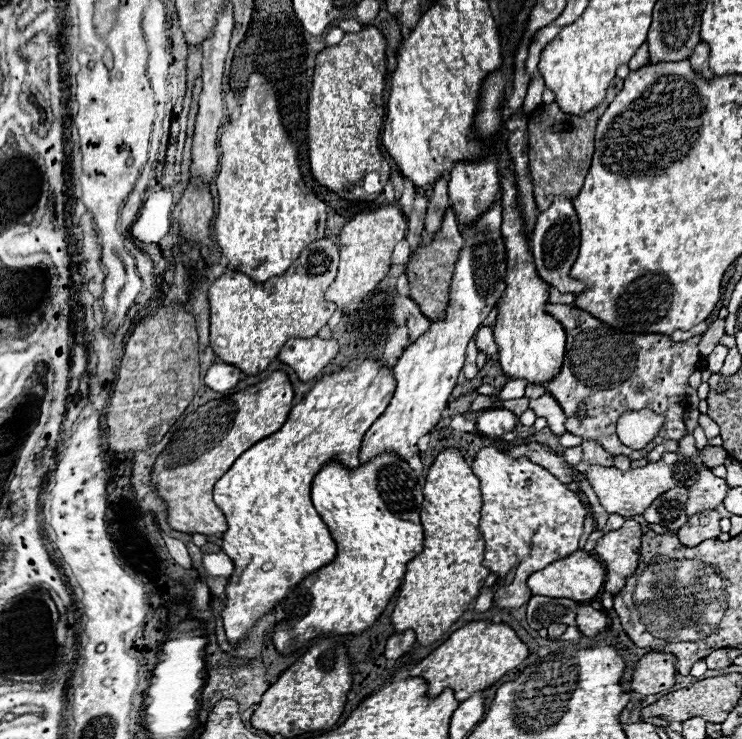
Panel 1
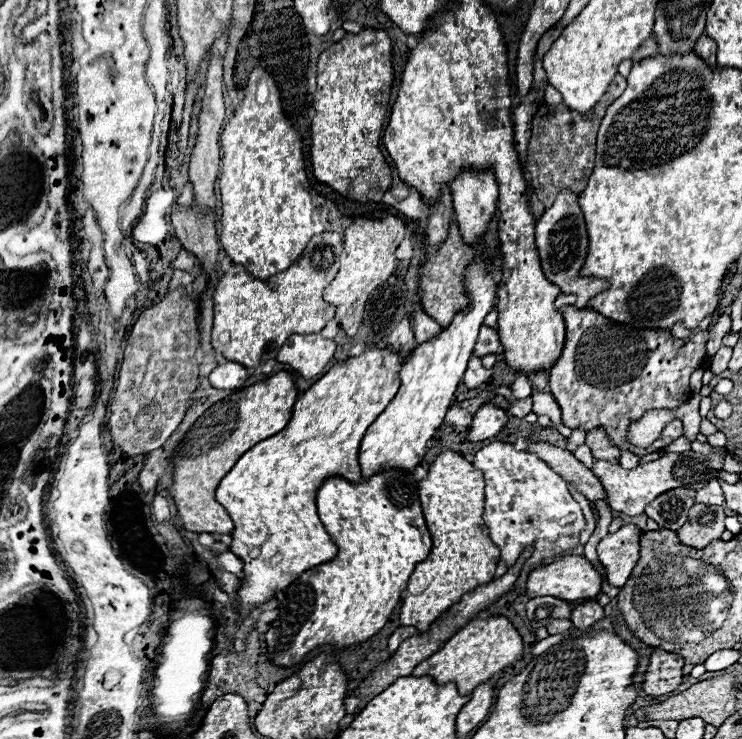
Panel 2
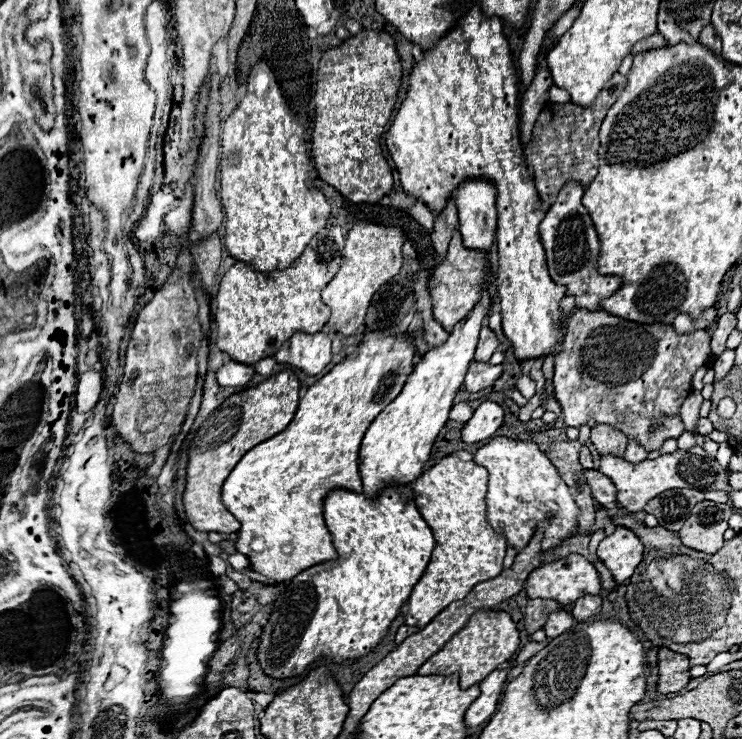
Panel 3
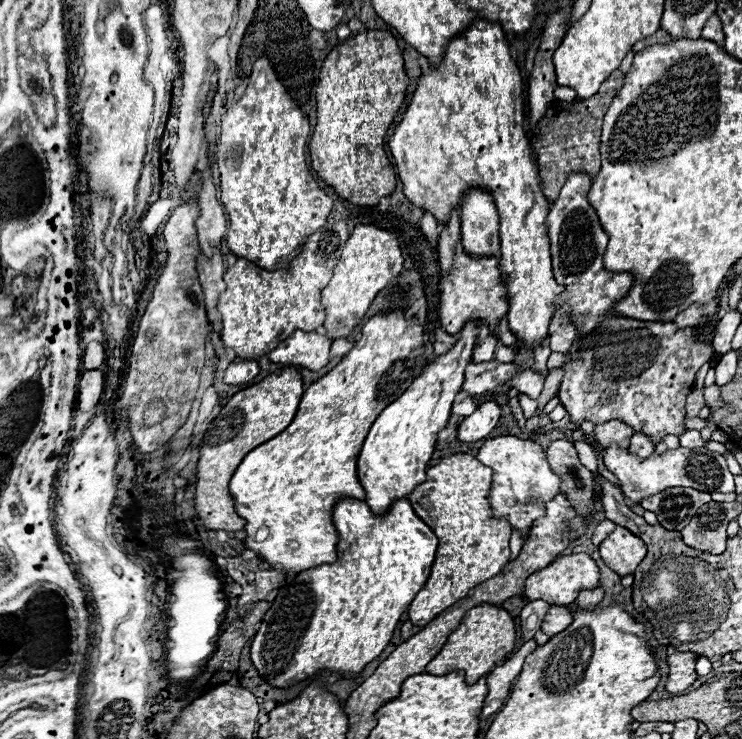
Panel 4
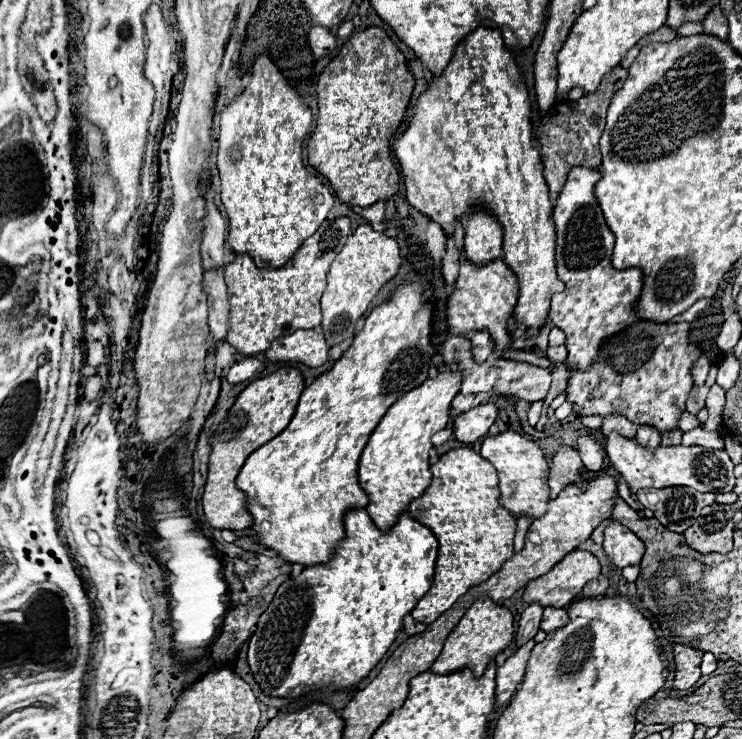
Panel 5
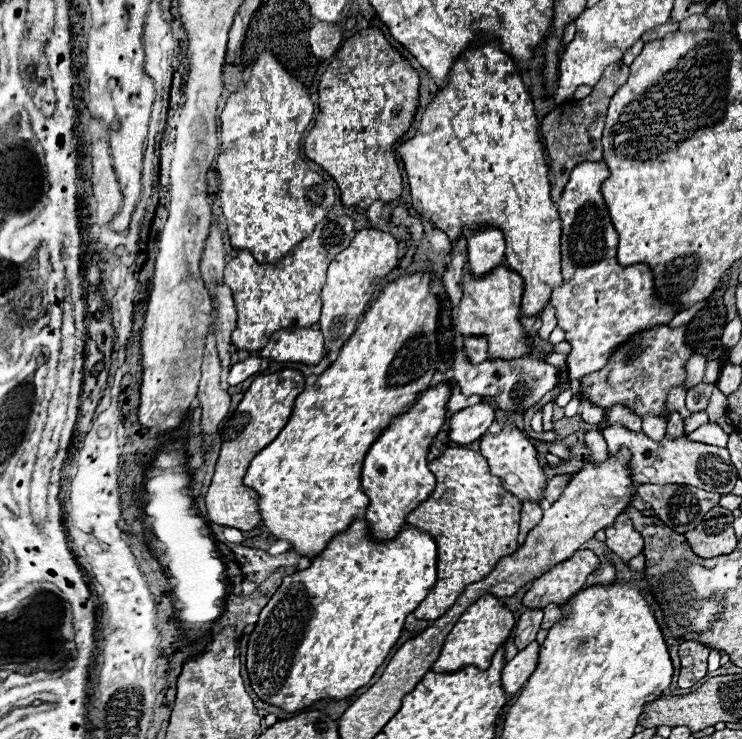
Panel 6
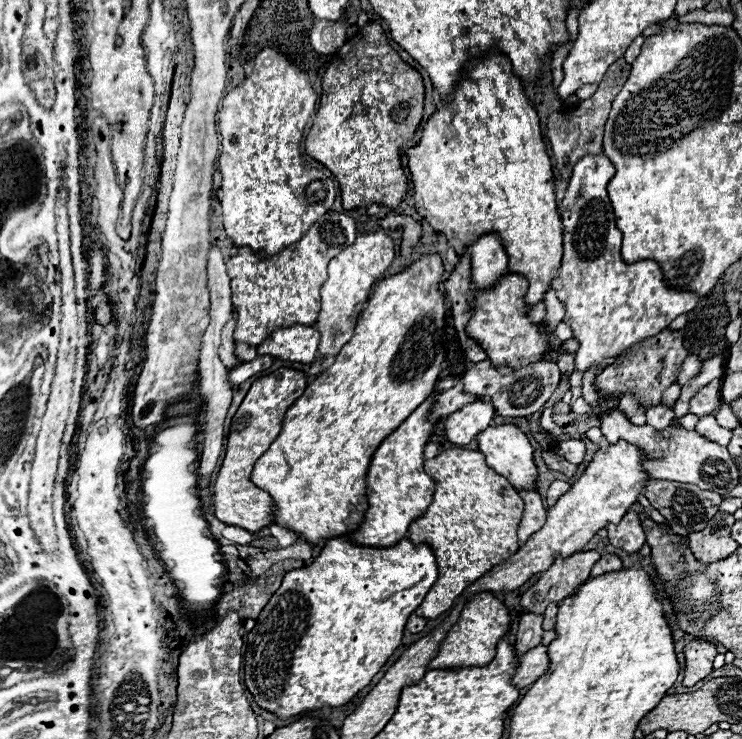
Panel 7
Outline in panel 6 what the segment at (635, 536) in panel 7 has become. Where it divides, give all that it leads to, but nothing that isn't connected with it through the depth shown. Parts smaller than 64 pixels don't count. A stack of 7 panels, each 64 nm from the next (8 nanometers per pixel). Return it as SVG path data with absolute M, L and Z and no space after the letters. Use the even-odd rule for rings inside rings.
M620 514L616 524L610 524L604 528L606 530L606 546L622 560L622 562L630 562L632 558L642 554L644 548L644 540L640 534L634 532L628 516Z

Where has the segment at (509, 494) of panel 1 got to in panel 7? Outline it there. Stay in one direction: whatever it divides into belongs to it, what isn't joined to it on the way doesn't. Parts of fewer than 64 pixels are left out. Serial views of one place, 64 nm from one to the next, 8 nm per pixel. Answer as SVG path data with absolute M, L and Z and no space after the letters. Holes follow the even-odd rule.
M502 424L502 426L488 426L478 436L478 446L482 454L486 456L486 464L496 470L500 476L504 476L512 488L516 490L536 490L538 484L538 470L534 464L534 448L530 446L530 440L526 434L514 426L514 424Z

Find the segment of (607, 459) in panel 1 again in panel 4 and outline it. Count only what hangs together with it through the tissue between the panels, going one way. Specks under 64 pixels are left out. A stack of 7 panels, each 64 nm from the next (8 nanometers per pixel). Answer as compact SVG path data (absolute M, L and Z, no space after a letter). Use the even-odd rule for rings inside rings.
M612 420L612 422L606 422L606 424L600 424L594 428L594 442L606 450L610 448L612 444L620 446L620 448L628 448L628 440L632 438L632 430L626 428L626 424L620 424L618 420Z

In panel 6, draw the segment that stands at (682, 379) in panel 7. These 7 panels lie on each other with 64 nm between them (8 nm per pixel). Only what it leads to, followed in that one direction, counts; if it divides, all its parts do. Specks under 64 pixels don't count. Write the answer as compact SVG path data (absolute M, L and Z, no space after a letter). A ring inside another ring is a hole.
M694 354L694 358L686 364L686 386L694 388L696 384L702 382L706 372L706 358L700 354Z

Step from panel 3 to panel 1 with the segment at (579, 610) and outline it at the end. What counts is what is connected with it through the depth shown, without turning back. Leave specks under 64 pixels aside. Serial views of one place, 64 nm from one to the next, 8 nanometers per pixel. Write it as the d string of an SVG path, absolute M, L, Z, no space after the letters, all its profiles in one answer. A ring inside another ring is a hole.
M582 606L578 612L578 630L588 638L600 636L606 630L606 614L592 606Z

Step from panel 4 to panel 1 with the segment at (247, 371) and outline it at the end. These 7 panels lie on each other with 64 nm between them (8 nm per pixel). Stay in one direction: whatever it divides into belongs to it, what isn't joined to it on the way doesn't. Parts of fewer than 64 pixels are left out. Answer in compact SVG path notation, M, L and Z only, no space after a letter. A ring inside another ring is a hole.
M214 362L204 378L204 384L214 392L226 392L234 388L242 380L242 372L224 362Z

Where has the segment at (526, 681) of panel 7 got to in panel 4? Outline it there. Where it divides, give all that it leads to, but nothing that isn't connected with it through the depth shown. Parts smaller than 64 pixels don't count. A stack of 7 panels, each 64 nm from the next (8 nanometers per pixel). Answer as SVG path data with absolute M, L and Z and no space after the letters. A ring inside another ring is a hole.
M534 640L524 642L524 646L522 646L518 652L514 652L502 666L496 666L496 668L488 674L488 696L486 696L486 700L484 700L484 704L482 704L482 710L478 712L478 714L480 714L480 720L488 718L490 714L496 714L496 712L502 708L504 700L506 700L508 694L510 694L512 680L520 674L522 666L524 666L524 658L526 658L528 654L532 654L532 652L536 650L536 646L538 646L538 644L536 644Z

